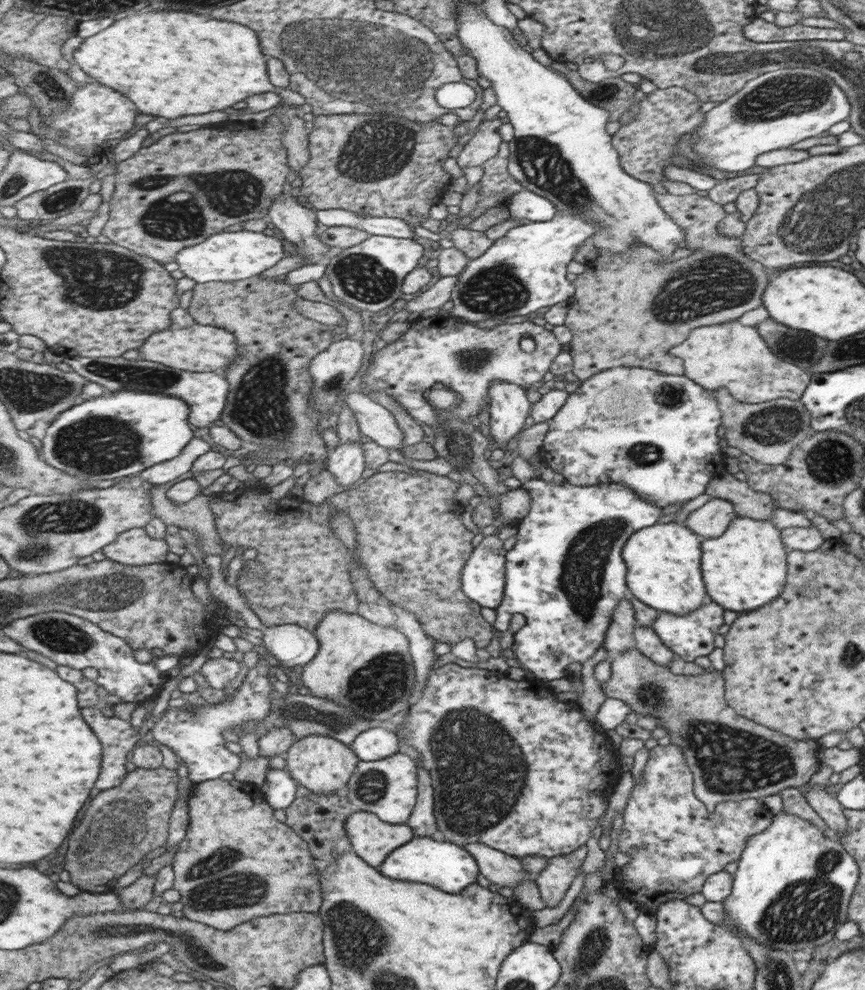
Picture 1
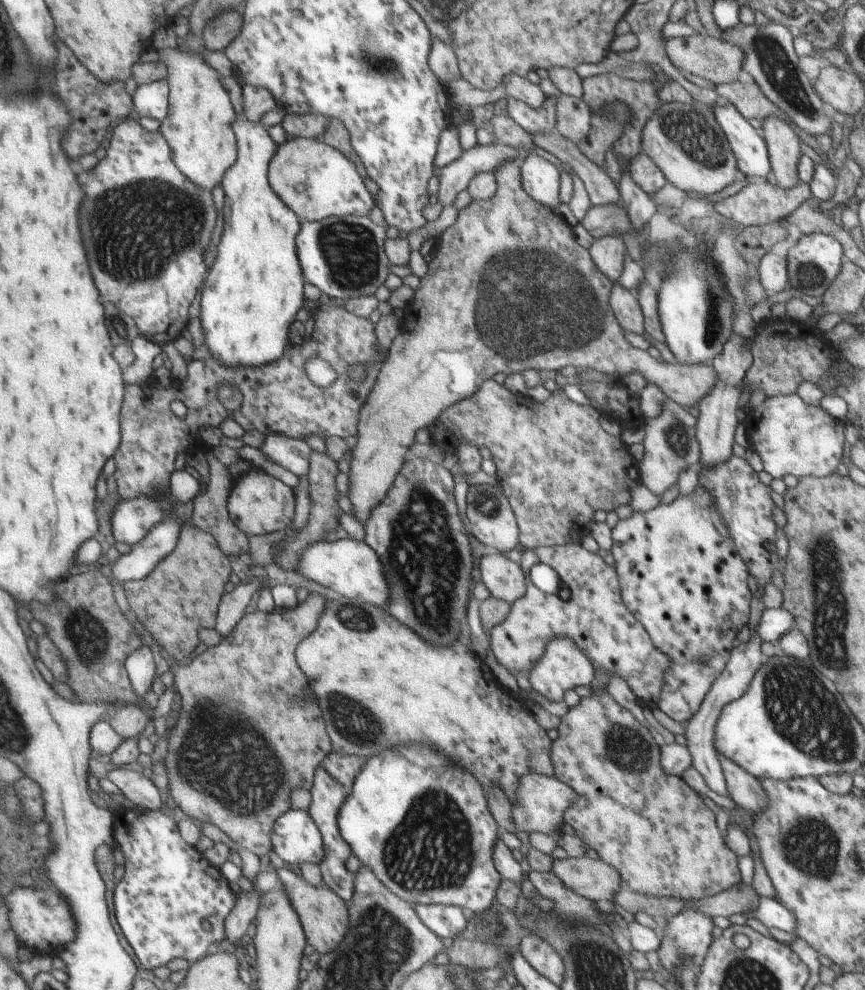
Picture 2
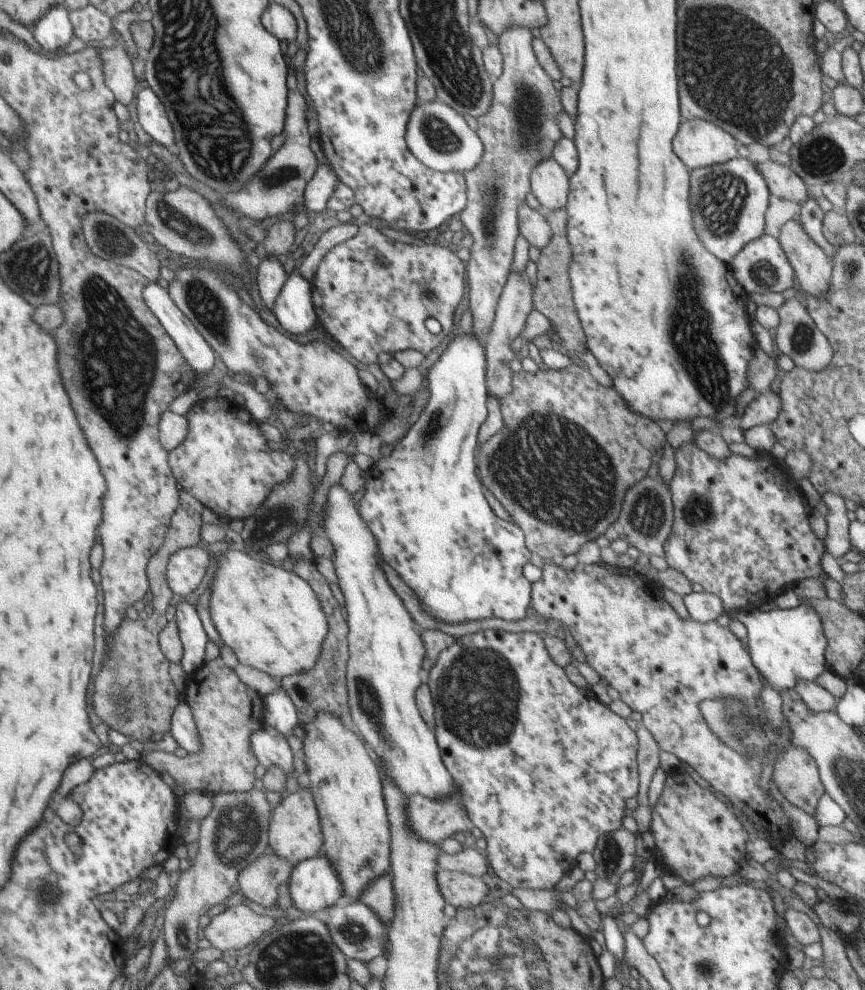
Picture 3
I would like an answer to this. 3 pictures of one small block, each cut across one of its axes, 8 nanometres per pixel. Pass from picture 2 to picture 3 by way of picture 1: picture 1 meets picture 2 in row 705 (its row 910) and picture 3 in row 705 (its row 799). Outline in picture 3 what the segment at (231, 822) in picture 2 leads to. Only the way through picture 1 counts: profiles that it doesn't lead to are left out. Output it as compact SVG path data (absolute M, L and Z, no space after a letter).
M221 658L206 662L206 664L186 680L185 700L191 706L196 717L196 722L204 745L199 754L187 753L184 758L174 756L159 750L141 750L140 760L145 762L157 773L168 772L175 782L182 786L187 792L202 791L203 793L247 793L256 788L260 782L257 781L257 766L260 761L252 748L252 735L265 725L264 721L264 698L247 686L237 675L233 668L226 666Z

